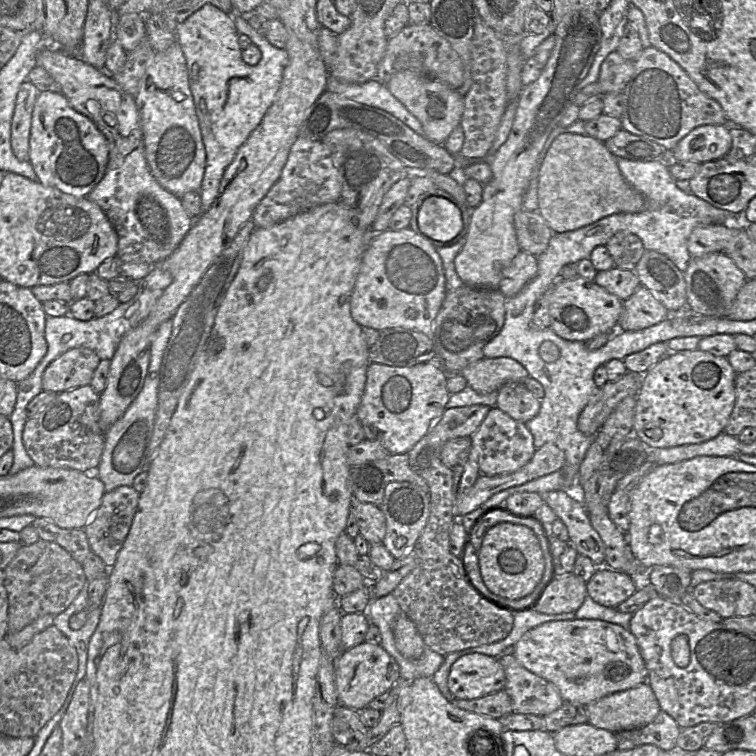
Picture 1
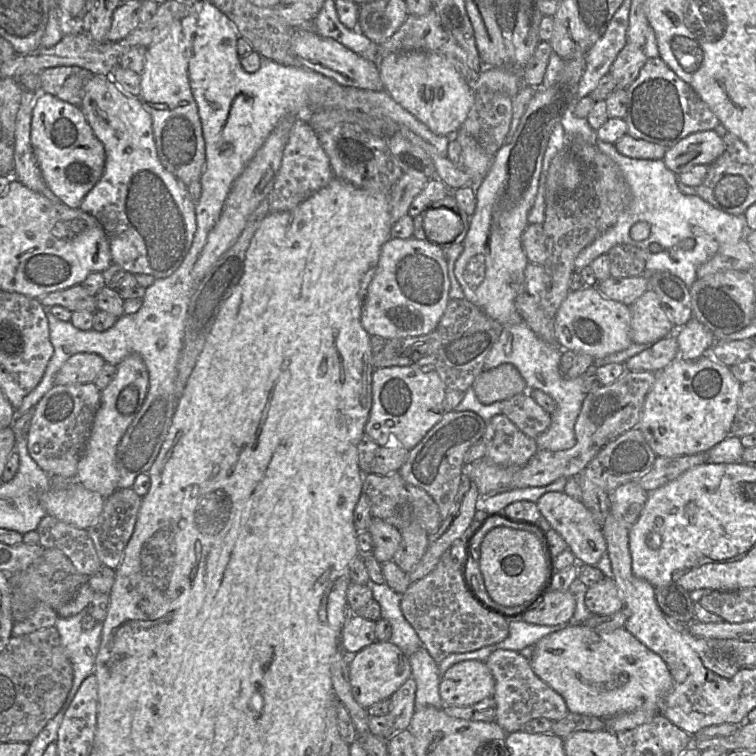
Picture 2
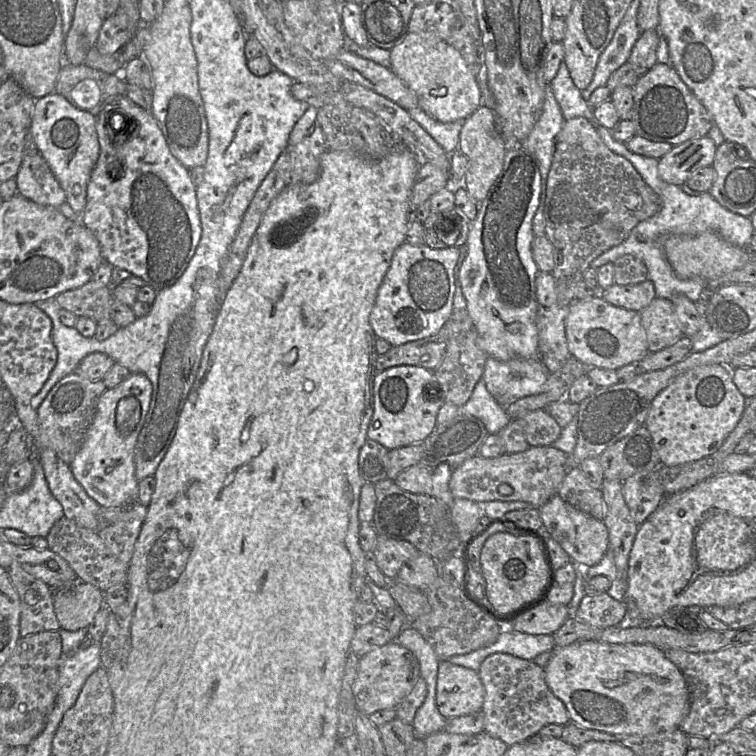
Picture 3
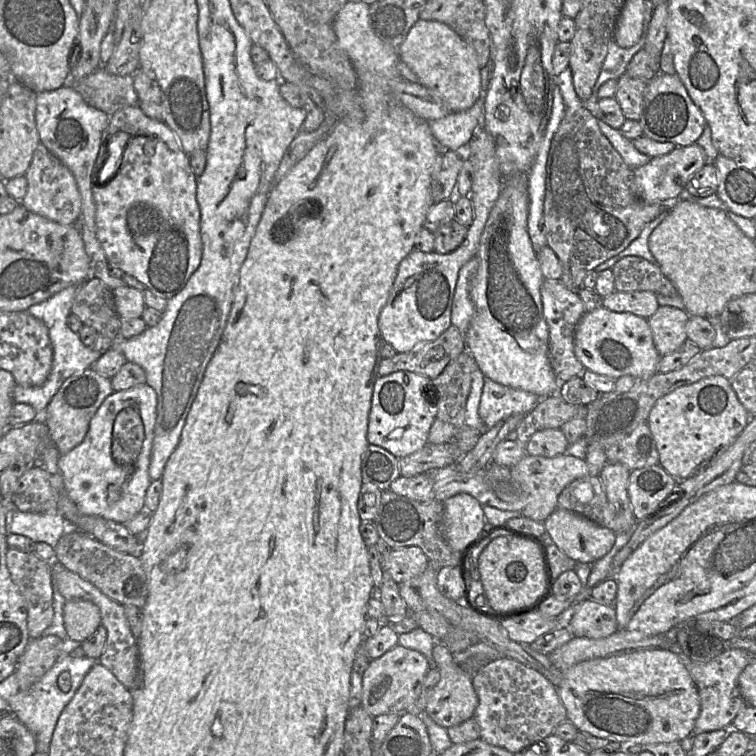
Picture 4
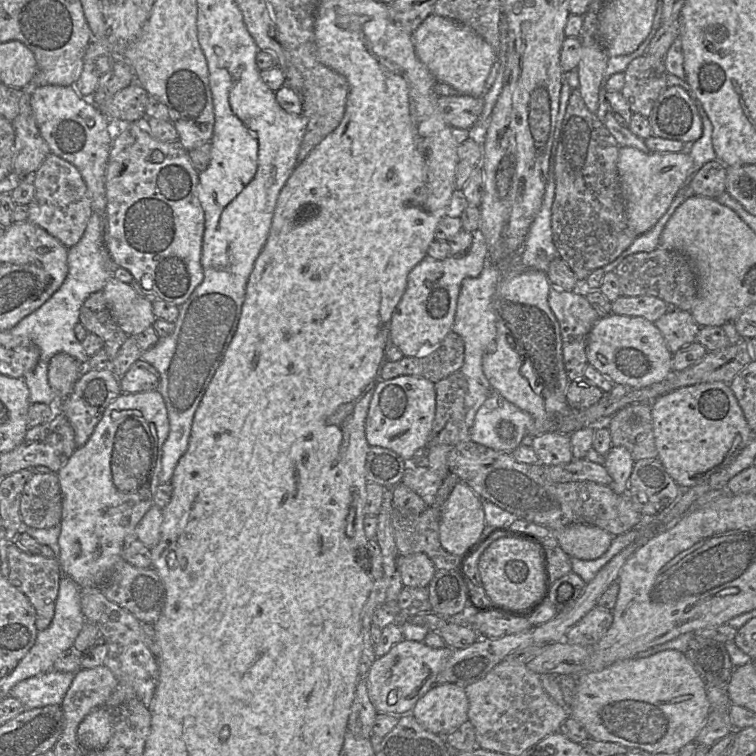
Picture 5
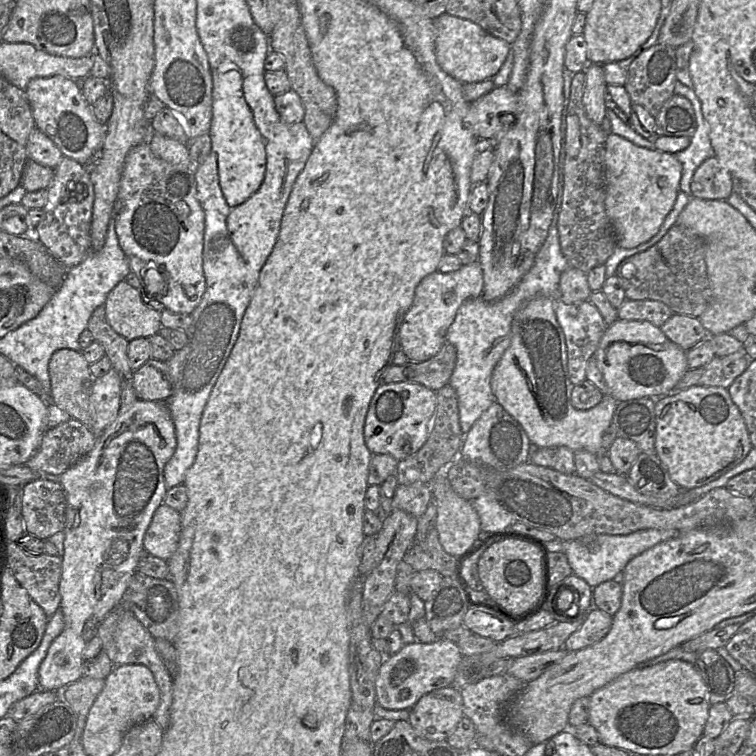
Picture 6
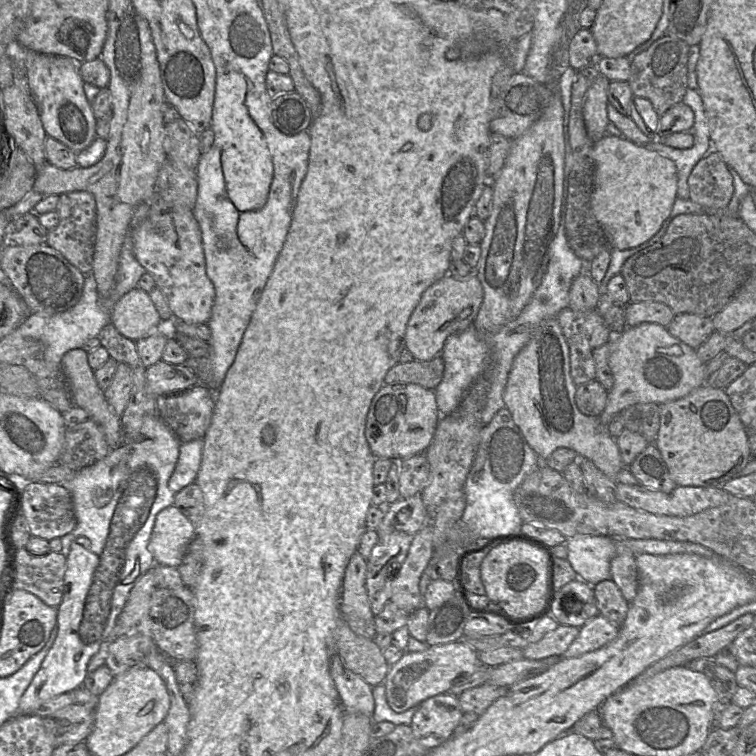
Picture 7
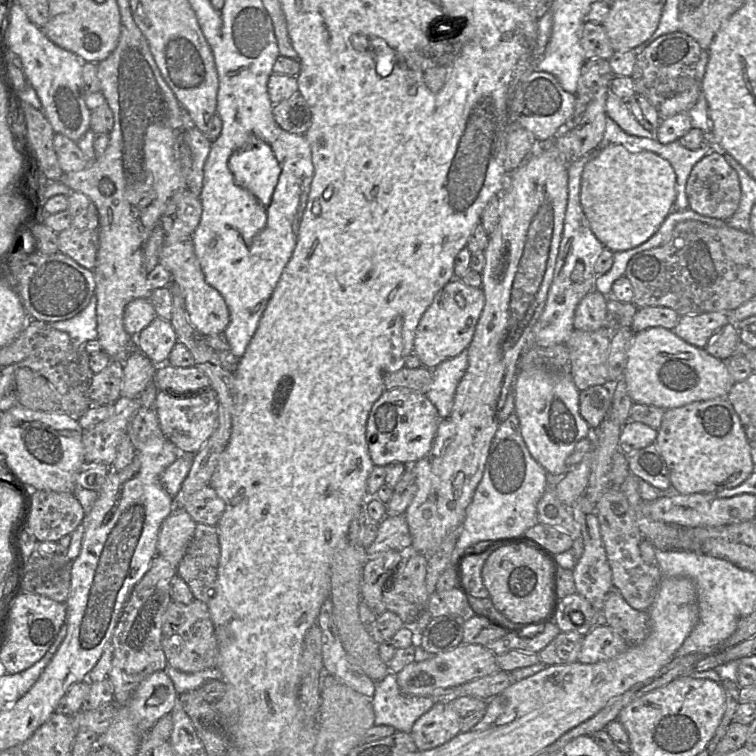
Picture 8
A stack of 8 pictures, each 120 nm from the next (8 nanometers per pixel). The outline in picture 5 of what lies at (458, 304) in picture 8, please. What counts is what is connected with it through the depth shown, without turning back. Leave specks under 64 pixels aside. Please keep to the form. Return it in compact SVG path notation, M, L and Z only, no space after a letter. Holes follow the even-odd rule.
M482 232L472 233L472 244L468 252L459 257L449 256L444 260L435 260L426 256L409 272L404 294L393 311L390 322L390 339L406 357L426 356L452 330L461 283L466 277L477 277L488 263L488 249Z

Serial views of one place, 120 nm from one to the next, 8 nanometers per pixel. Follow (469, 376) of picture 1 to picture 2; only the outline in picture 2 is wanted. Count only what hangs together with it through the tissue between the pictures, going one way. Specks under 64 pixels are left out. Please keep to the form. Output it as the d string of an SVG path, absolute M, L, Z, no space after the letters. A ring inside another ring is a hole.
M504 363L492 369L484 369L475 378L471 387L478 400L485 405L504 401L528 390L525 379L510 363Z

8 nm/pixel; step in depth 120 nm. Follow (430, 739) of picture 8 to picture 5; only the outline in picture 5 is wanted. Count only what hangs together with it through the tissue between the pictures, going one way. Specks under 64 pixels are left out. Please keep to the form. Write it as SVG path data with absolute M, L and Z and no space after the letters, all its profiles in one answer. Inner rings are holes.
M443 683L433 686L415 704L411 714L427 731L447 736L468 720L469 701L465 688Z

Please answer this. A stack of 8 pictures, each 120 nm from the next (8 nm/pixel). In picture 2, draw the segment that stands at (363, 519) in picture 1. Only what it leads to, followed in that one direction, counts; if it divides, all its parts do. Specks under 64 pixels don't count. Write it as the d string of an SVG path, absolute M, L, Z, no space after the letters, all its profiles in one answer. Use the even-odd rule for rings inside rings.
M372 516L368 529L373 540L373 556L379 563L393 560L401 544L401 532L392 525Z

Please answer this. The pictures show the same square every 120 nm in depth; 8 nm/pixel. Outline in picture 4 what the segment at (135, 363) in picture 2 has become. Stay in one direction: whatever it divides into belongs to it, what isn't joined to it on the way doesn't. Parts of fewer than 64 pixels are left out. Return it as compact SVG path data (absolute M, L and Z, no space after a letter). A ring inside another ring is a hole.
M146 383L113 391L92 417L82 443L60 456L64 490L81 513L125 524L145 510L156 406L157 395Z

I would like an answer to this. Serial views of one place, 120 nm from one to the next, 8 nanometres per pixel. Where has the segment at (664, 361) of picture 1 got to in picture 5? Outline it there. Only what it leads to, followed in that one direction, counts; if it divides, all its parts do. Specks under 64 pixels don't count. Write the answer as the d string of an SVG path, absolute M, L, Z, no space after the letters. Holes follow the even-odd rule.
M724 382L678 388L651 404L658 460L681 487L699 485L729 466L754 438L738 401Z

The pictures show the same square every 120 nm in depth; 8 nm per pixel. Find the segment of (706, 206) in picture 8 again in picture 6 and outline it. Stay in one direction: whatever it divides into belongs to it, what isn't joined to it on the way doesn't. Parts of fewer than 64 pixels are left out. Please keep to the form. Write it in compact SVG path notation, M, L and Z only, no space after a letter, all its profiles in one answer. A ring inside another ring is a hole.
M716 157L706 159L694 172L692 196L709 200L726 200L734 191L734 178Z

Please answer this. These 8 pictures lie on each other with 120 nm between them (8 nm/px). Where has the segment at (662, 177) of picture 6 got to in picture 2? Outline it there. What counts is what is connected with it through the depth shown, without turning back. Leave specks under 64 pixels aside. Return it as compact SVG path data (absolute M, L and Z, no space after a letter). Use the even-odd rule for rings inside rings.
M714 129L691 133L667 149L663 161L666 167L679 175L695 165L709 165L724 151L723 137Z

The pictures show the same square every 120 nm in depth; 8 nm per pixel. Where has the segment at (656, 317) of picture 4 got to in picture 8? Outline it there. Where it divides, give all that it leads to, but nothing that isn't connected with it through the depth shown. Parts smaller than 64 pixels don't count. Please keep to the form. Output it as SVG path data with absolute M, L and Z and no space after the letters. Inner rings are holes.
M728 313L688 314L679 318L672 331L688 344L704 349L715 332L728 323Z

